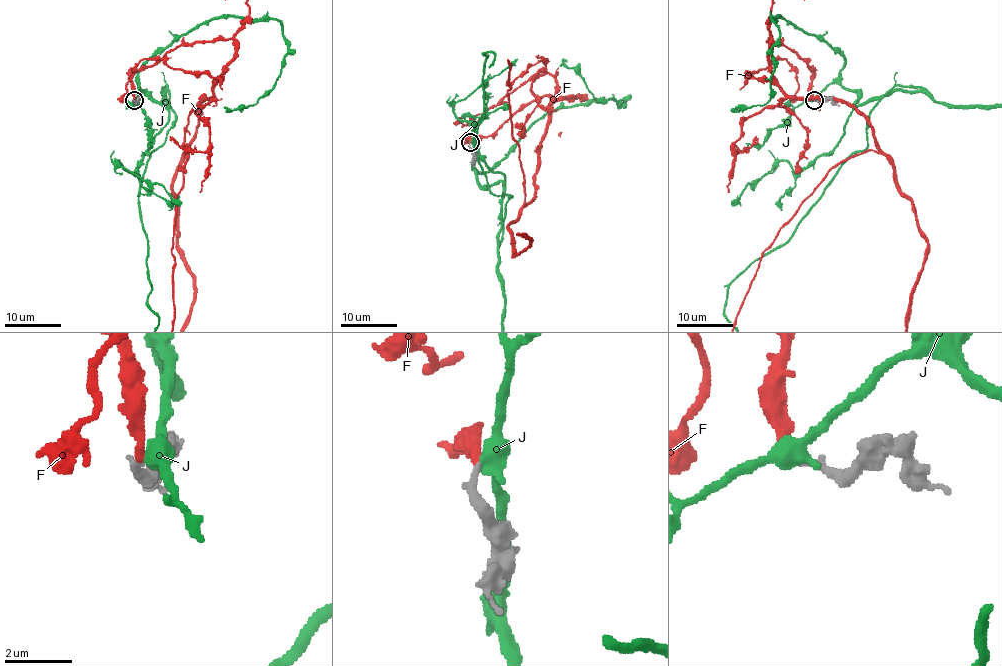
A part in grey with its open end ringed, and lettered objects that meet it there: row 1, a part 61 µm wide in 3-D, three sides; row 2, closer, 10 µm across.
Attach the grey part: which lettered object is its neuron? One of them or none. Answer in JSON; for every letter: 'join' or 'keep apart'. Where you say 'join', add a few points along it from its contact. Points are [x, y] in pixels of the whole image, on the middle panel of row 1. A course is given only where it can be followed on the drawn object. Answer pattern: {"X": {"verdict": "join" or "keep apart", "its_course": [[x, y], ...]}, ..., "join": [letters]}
{"F": {"verdict": "join"}, "J": {"verdict": "keep apart"}, "join": ["F"]}

